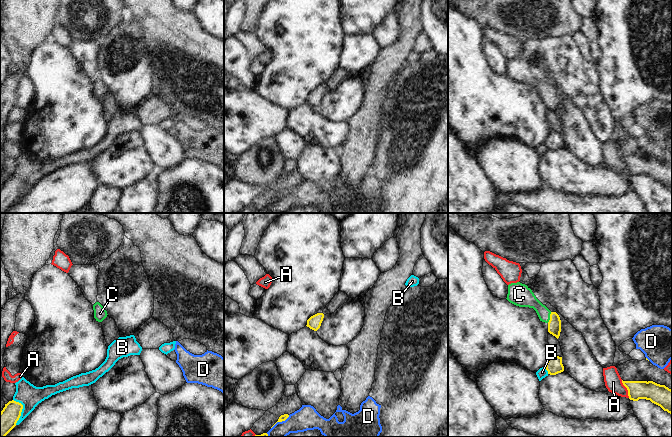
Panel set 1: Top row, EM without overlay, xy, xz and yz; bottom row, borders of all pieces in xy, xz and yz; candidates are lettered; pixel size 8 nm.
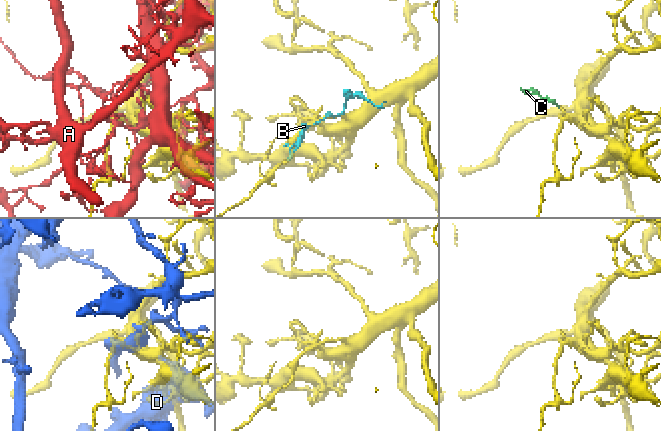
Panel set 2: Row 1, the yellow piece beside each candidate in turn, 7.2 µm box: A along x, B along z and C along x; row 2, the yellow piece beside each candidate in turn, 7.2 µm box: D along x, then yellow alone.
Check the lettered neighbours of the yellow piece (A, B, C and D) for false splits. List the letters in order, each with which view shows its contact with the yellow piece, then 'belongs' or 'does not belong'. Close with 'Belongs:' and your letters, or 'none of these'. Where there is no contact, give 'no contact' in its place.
A: yz | does not belong
B: xy | does not belong
C: yz | belongs
D: xz | does not belong
Belongs: C

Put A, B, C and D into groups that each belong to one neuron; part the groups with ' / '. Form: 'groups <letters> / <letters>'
groups A / B / C / D

